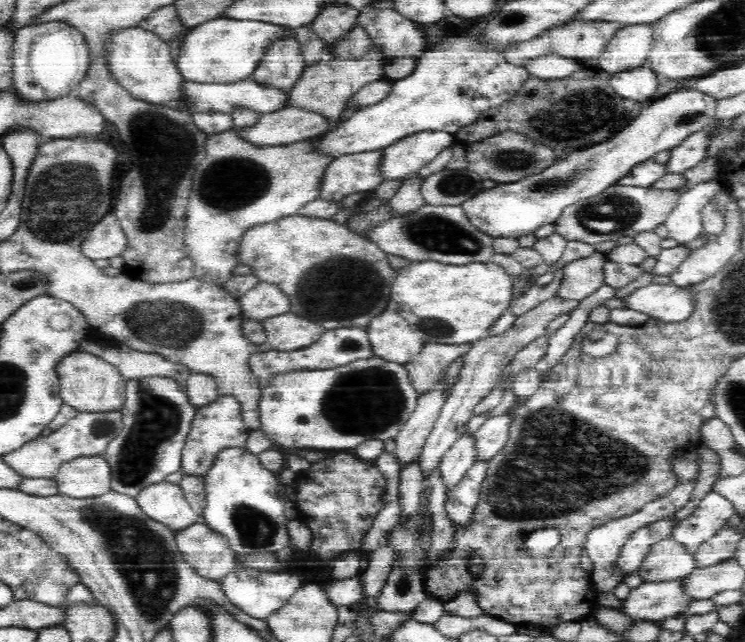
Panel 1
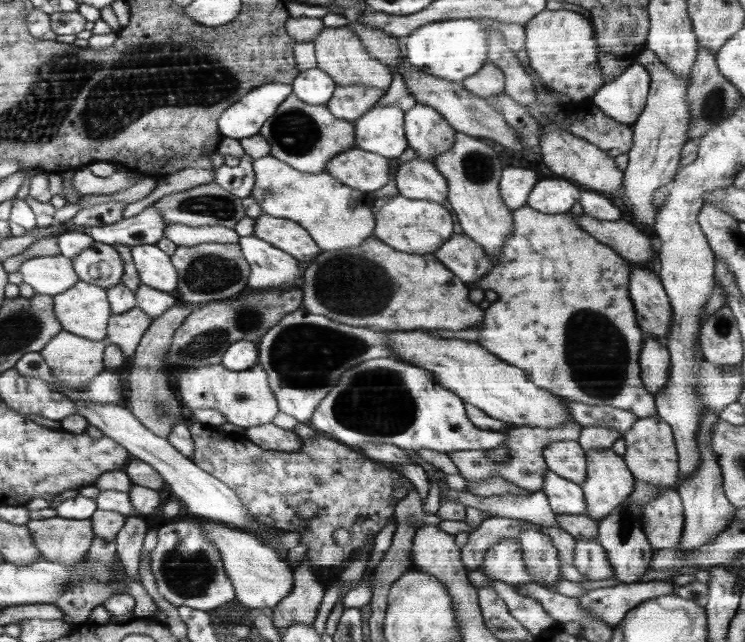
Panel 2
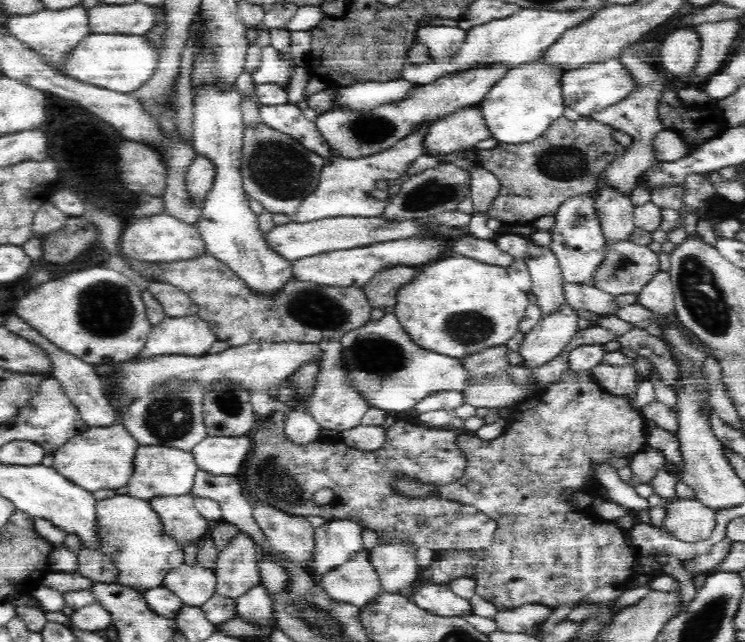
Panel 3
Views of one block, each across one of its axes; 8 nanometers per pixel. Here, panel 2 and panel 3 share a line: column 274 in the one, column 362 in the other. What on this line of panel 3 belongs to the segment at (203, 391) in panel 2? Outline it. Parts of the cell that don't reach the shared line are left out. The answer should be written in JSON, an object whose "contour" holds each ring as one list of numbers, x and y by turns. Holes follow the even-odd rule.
{"contour":[[324,339,318,343,318,347,322,351,320,373,312,396,306,400,306,411,316,419,322,429,336,429,341,432,354,428,361,424,360,420,369,409,369,404,359,392,349,387,350,383,342,362,342,345,339,340]]}

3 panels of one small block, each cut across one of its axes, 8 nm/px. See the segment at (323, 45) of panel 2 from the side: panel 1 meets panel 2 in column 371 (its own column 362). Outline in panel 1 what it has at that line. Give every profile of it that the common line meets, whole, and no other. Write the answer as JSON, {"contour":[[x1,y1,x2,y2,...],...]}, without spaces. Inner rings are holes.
{"contour":[[372,44,369,49,359,58,342,59,337,57,324,58,312,66,307,66,302,76,296,81,289,97,289,106,311,109,322,113,330,123,335,124,339,114,346,108,351,96,370,81,377,81,385,77,383,52]]}

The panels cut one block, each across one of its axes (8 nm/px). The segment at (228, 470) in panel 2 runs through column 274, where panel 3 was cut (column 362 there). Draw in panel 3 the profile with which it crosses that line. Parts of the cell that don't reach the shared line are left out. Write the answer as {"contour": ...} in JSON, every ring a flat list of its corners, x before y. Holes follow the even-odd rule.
{"contour":[[274,411,270,415,270,426,266,426,264,428,264,432,262,430,258,430,256,434,254,434,254,456,252,456,252,460,248,462,248,466,246,466,246,490,256,498,254,501,258,501,260,503,266,503,270,505,271,508,276,506,278,511,286,512,292,516,302,516,305,518,308,516,318,516,322,517,326,520,341,520,341,519,349,519,356,524,361,525,364,528,370,528,370,530,374,530,378,535,379,540,382,541,398,541,398,540,408,540,412,541,413,544,418,546,426,546,426,548,430,548,440,555,445,551,452,550,469,550,476,551,479,549,485,549,486,547,490,547,493,544,493,536,495,530,497,529,497,524,495,521,485,513,478,511,478,509,474,508,473,505,470,504,462,504,460,501,448,500,446,498,440,497,440,495,430,494,424,496,422,498,418,497,410,497,410,495,404,495,402,493,398,493,394,487,392,487,392,480,394,480,394,476,396,474,401,474,401,476,409,476,412,480,420,480,426,484,450,484,450,482,457,481,462,478,465,474,465,468,468,466,468,460,465,457,465,453,460,452,460,447,456,446,456,438,459,438,459,435,456,434,456,431,459,430,442,430,442,427,432,428,424,428,424,426,416,426,416,424,410,424,410,422,395,422,390,427,386,429,385,432,385,441,384,446,379,448,378,450,373,451,362,451,355,448,350,448,348,444,324,444,320,438,316,440,310,440,308,444,294,444,293,441,290,441,288,437,285,436,285,420,284,414,280,411],[320,488,330,488,330,490,334,491,335,497,334,500,328,503,325,506,314,505,311,500,312,494]]}

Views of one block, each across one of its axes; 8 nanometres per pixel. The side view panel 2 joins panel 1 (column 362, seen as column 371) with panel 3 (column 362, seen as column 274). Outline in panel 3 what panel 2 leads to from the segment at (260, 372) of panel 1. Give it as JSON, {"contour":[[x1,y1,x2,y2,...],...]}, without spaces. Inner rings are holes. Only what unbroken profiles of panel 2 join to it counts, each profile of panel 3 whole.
{"contour":[[392,312,346,332,339,343,349,387,366,399,369,408,404,413,433,392,461,391,472,384,464,361,418,346]]}

